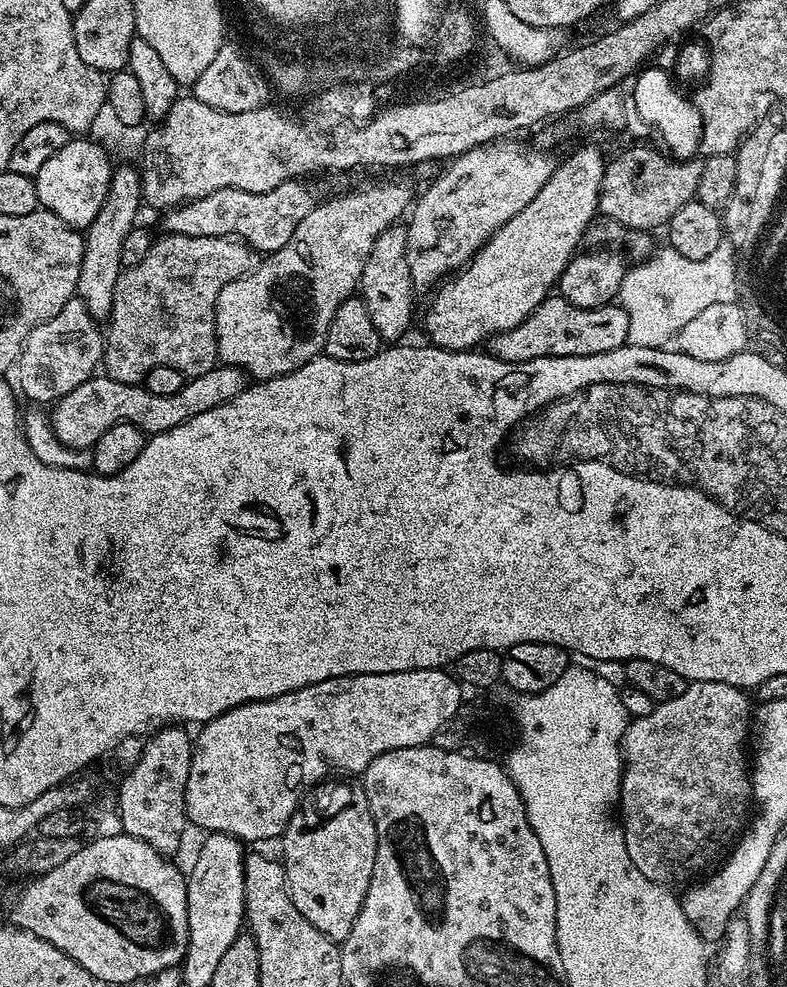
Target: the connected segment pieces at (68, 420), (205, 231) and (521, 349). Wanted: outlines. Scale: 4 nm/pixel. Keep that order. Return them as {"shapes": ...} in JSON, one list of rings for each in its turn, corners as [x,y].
{"shapes":[[[[217,366],[205,376],[191,377],[183,393],[178,396],[154,394],[140,384],[124,384],[108,376],[97,375],[61,400],[55,401],[50,412],[52,428],[68,448],[95,449],[100,439],[119,424],[135,424],[145,434],[172,432],[190,418],[211,408],[219,408],[221,404],[240,396],[246,387],[245,372],[231,366]]],[[[294,179],[270,192],[247,192],[237,188],[215,192],[177,207],[165,229],[181,236],[227,236],[247,244],[257,253],[271,254],[295,241],[302,222],[317,206],[318,197],[304,184],[307,183]]],[[[563,298],[544,300],[524,323],[508,331],[508,346],[514,348],[512,364],[527,366],[547,356],[593,356],[612,352],[622,342],[622,336],[630,336],[632,319],[627,310],[615,303],[602,308],[579,308]]]]}

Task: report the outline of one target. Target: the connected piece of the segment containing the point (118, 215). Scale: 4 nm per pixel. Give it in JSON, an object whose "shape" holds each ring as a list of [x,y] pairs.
{"shape":[[[117,165],[112,171],[111,186],[108,191],[108,201],[104,204],[103,215],[100,219],[87,229],[86,245],[84,247],[84,262],[80,271],[80,281],[76,287],[79,299],[83,300],[97,321],[104,322],[104,319],[112,312],[112,303],[118,300],[118,285],[122,280],[122,250],[128,236],[133,235],[136,224],[136,215],[140,212],[142,200],[142,182],[137,170],[132,166]]]}

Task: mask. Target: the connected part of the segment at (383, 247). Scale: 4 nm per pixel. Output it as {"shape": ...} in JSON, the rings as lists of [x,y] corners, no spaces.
{"shape":[[[403,227],[388,228],[376,239],[371,261],[364,270],[362,293],[364,292],[365,302],[363,303],[378,330],[381,341],[384,342],[403,341],[400,339],[407,334],[408,327],[412,324],[412,315],[416,312],[416,300],[412,297],[414,285],[408,265],[407,246],[408,234]]]}

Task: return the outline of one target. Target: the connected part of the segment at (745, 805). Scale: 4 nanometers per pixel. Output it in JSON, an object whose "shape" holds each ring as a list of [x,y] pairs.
{"shape":[[[698,680],[689,683],[681,697],[661,703],[649,720],[637,724],[635,721],[626,734],[626,752],[632,755],[636,767],[632,780],[637,792],[632,796],[628,821],[622,824],[622,831],[636,865],[655,884],[686,883],[707,864],[719,861],[741,839],[749,823],[754,797],[750,756],[744,753],[744,747],[750,744],[750,708],[748,712],[748,700],[744,696],[747,696],[745,689],[726,682]]]}

